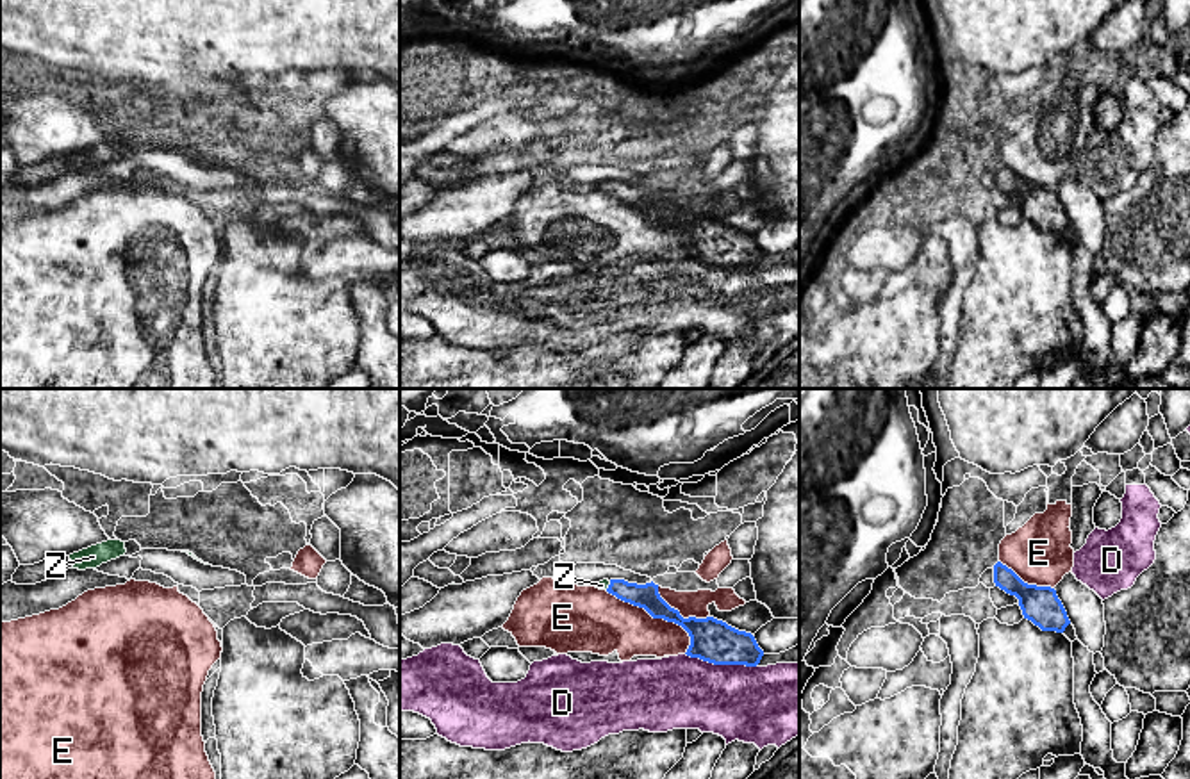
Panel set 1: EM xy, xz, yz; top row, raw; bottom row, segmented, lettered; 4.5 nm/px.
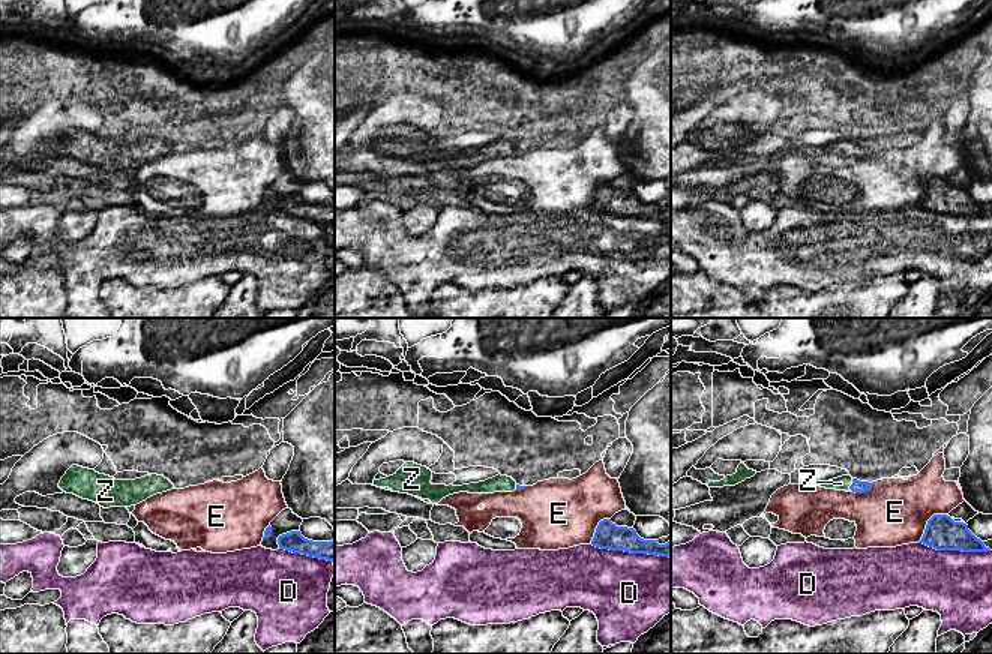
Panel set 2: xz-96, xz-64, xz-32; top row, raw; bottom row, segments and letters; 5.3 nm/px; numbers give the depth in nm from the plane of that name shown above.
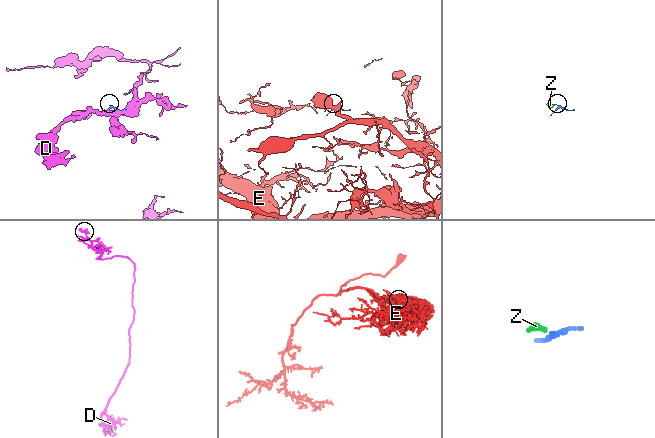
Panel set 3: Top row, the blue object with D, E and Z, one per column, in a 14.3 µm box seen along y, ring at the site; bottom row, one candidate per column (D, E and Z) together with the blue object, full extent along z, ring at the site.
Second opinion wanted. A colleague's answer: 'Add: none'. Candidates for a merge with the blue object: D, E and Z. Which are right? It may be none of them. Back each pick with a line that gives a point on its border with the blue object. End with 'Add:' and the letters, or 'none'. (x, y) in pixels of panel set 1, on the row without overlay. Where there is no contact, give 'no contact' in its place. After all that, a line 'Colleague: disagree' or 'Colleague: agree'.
Z: meets blue in xz at (609, 186)
Add: Z
Colleague: disagree

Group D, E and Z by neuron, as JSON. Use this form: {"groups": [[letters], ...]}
{"groups": [["D"], ["E"], ["Z"]]}

